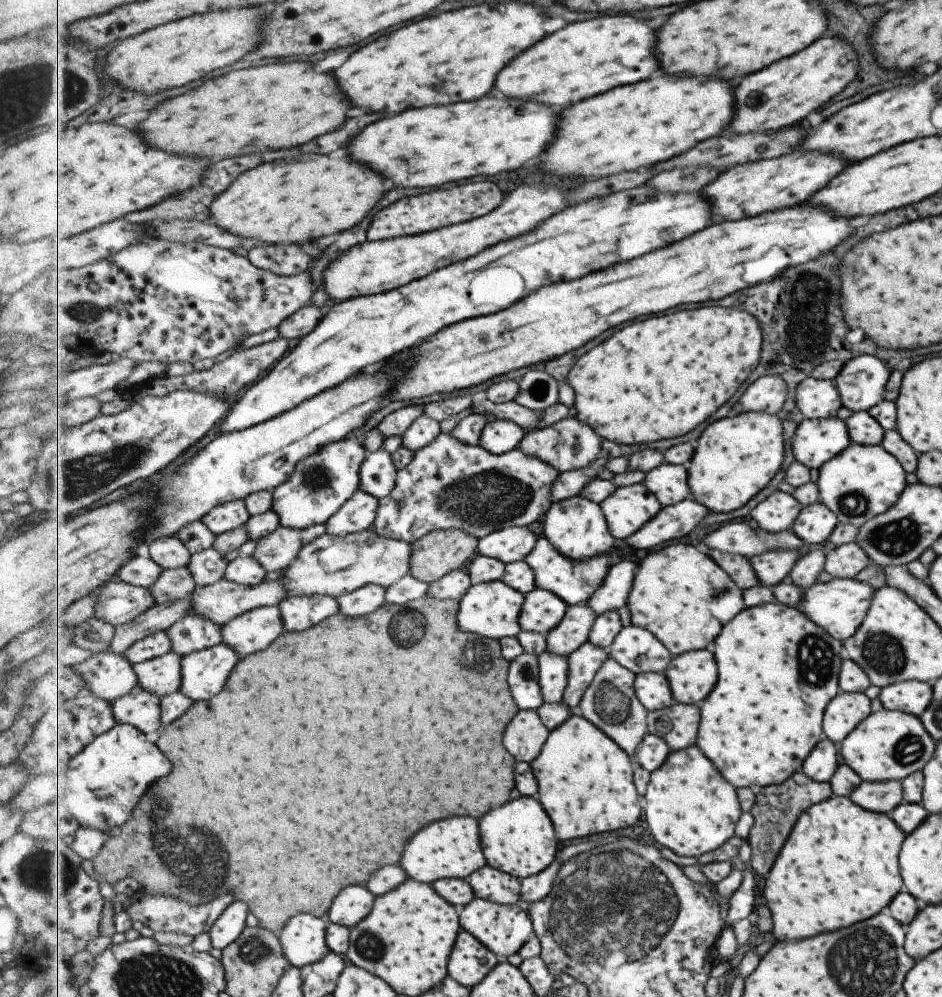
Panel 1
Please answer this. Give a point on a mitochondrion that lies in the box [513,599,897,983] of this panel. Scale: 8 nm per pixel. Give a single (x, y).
(623, 920)

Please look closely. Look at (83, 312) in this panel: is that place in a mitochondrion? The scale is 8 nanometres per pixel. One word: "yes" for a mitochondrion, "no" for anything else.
yes

